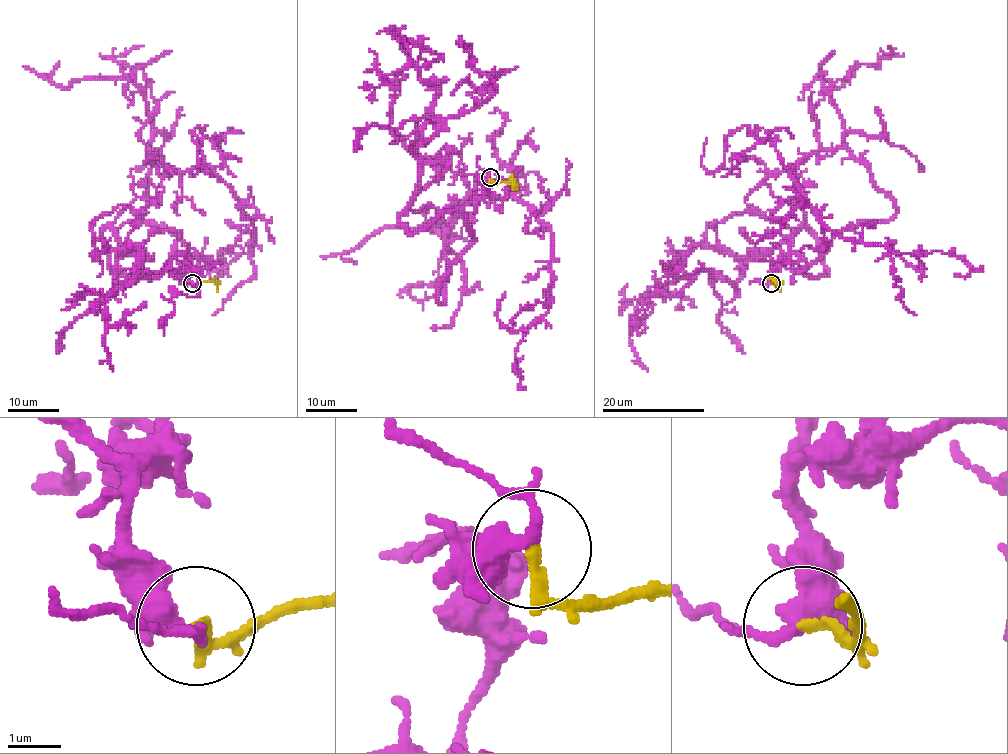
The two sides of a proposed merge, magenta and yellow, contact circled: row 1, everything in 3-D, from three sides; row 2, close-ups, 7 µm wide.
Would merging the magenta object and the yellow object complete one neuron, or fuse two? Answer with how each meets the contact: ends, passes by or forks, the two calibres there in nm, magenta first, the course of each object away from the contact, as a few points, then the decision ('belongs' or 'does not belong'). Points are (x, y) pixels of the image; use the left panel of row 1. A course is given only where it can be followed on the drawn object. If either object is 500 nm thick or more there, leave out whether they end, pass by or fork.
magenta forks | yellow ends | 280/220 nm | magenta via (192, 283), (140, 216), (148, 146), (251, 222), (217, 274) | yellow via (192, 283), (212, 280), (218, 291) | belongs

